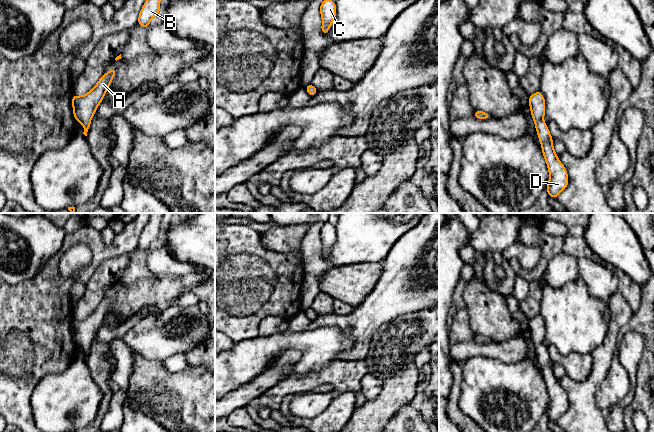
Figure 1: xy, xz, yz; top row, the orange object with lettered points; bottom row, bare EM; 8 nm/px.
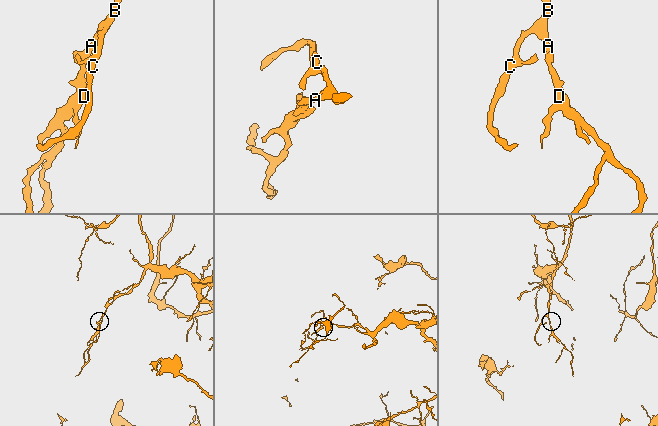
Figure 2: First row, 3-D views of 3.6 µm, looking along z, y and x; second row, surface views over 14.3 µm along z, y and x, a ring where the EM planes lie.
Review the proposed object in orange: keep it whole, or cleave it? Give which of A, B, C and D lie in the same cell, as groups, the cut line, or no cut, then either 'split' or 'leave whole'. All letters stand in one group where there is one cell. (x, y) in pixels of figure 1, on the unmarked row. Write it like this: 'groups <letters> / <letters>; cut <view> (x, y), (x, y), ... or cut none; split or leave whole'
groups A B C D; cut none; leave whole

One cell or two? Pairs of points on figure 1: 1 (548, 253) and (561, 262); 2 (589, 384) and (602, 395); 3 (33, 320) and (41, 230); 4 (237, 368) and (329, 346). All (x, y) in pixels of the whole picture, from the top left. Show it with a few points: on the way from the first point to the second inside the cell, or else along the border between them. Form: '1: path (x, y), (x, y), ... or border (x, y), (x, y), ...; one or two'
1: border (562, 251), (549, 261), (541, 276); two
2: border (608, 370), (596, 392), (596, 405), (602, 410); two
3: border (53, 255), (34, 276), (17, 284); two
4: path (260, 352), (281, 341), (306, 341); one

